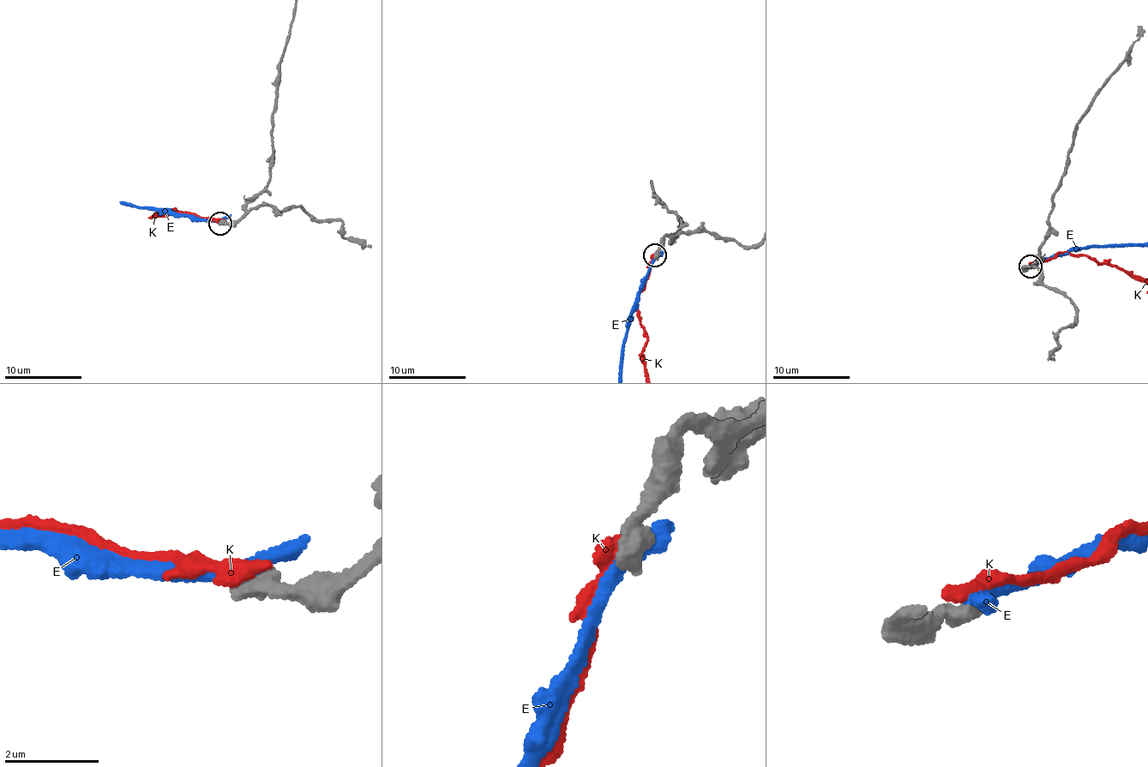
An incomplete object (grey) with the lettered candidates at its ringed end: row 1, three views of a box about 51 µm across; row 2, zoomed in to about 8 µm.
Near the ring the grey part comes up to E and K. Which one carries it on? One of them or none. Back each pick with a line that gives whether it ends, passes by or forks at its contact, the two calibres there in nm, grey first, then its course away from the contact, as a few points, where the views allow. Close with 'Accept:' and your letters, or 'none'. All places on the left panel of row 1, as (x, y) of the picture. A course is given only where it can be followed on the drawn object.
Accept: none

